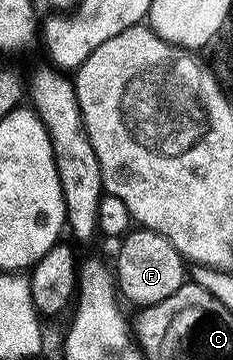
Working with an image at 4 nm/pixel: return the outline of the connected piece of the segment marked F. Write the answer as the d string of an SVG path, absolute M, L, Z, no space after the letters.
M134 229L121 240L120 245L122 248L118 251L118 267L116 263L116 285L127 304L135 303L138 309L155 307L160 305L160 301L168 301L172 293L180 293L180 289L186 286L187 260L182 258L168 237L160 237L160 233L155 231Z

